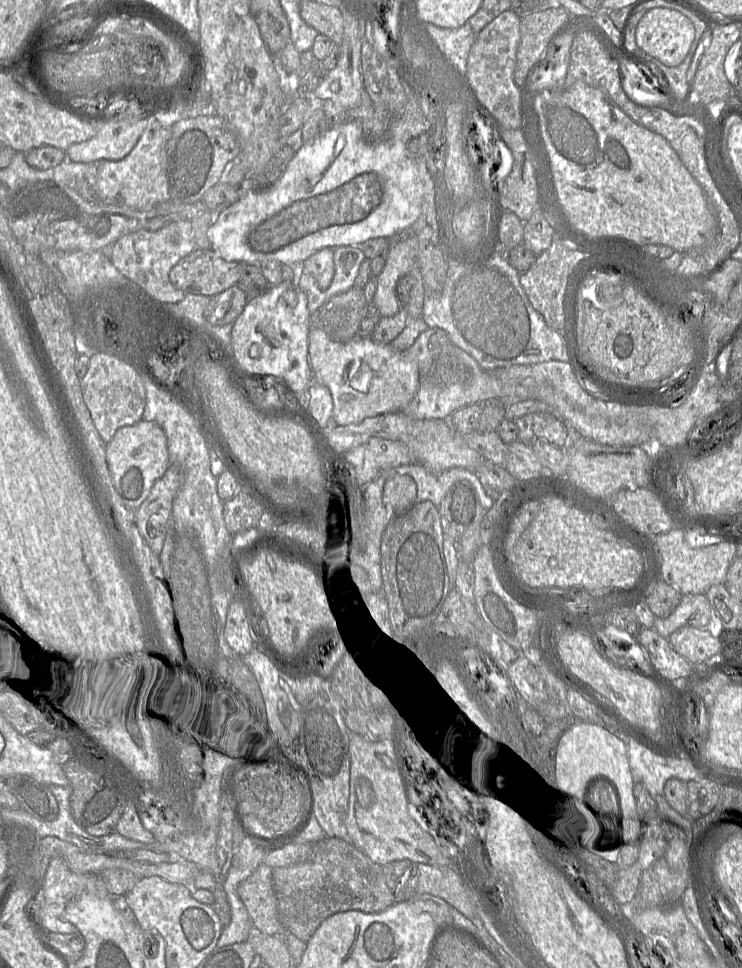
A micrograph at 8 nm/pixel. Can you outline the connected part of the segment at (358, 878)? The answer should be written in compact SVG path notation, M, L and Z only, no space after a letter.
M327 837L314 843L309 857L299 864L273 869L273 886L278 904L278 917L284 931L307 943L320 924L329 916L349 910L366 913L381 912L395 904L395 898L386 884L383 867L373 862L352 842Z

